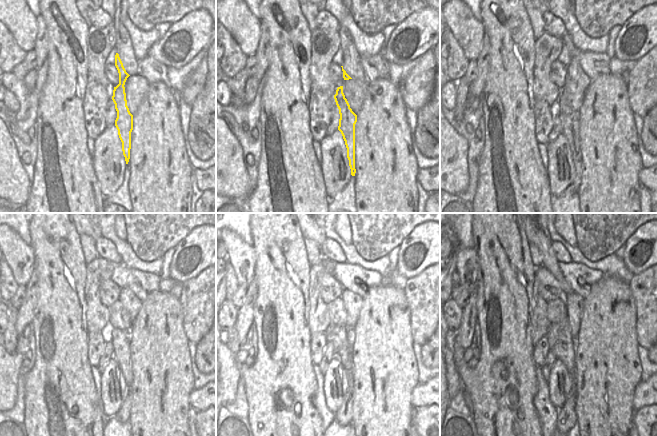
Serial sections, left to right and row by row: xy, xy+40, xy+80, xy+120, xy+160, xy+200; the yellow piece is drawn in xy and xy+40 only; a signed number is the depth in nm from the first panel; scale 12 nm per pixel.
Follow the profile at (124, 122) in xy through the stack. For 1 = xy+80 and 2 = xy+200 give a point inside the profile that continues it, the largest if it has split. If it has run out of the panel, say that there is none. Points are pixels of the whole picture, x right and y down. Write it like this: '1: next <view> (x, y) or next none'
1: next xy+80 (569, 116)
2: next xy+200 (567, 416)

